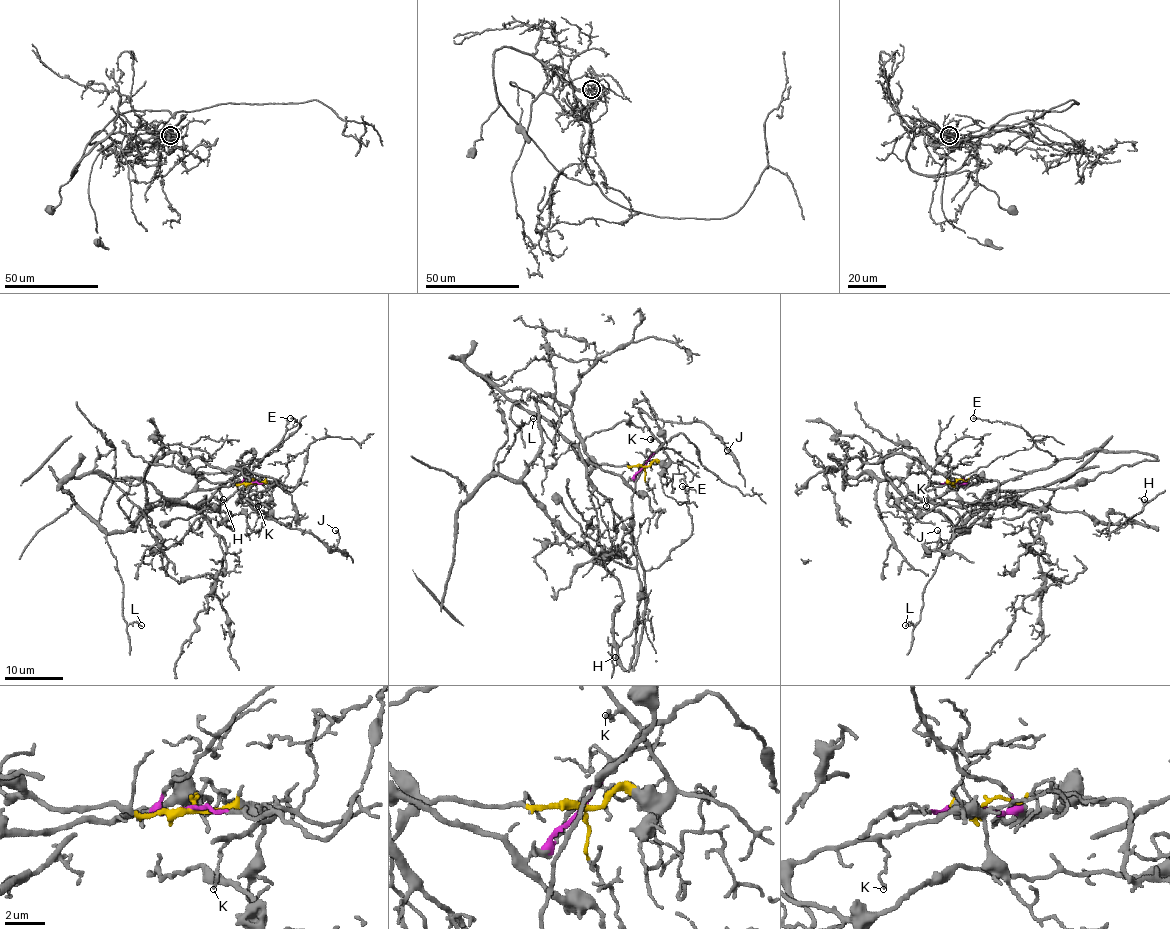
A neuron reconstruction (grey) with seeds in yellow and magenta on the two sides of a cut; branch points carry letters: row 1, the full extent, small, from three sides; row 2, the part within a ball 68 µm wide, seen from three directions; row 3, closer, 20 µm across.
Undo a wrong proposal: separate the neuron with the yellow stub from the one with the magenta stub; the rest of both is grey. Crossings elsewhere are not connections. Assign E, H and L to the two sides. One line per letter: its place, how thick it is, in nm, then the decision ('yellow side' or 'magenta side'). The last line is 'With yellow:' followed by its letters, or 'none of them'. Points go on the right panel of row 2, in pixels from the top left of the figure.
E: place (973, 418); calibre 160 nm; magenta side
H: place (1144, 499); calibre 130 nm; yellow side
L: place (905, 625); calibre 130 nm; yellow side
With yellow: H, L

